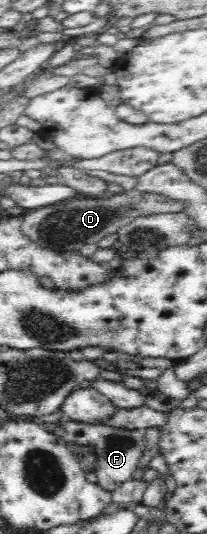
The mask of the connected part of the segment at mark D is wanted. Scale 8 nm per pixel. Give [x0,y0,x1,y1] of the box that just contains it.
[22,188,184,252]

